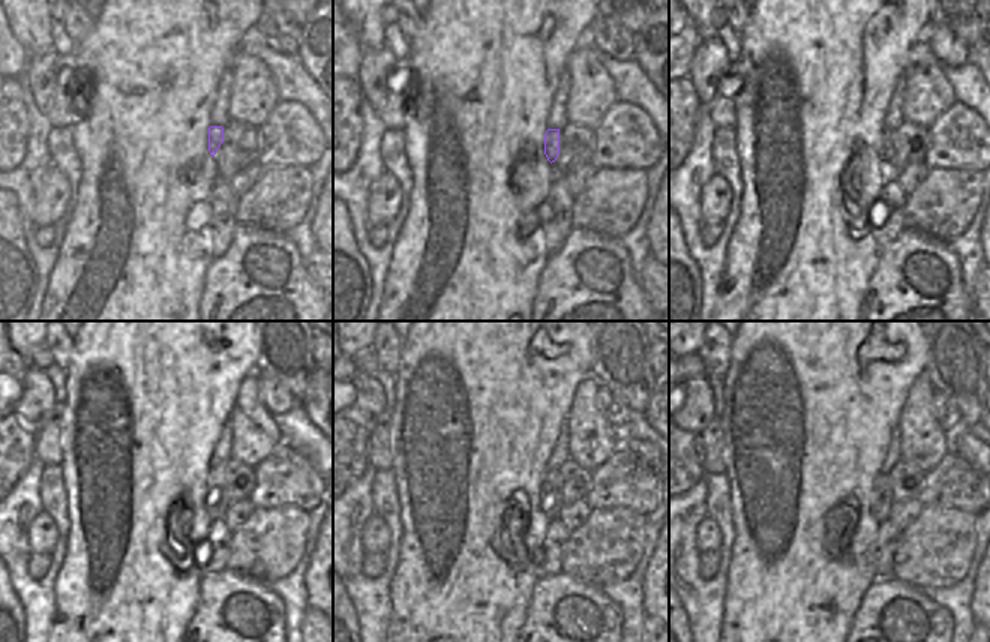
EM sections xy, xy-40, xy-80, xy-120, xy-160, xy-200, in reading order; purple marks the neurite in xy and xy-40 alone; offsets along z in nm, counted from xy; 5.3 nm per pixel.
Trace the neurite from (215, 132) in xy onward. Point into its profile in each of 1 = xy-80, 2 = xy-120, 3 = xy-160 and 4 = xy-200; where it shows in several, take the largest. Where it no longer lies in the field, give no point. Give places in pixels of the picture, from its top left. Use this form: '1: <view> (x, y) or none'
1: xy-80 (888, 138)
2: xy-120 (213, 486)
3: xy-160 (551, 500)
4: xy-200 (882, 500)

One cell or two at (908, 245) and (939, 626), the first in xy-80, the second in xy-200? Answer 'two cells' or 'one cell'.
one cell

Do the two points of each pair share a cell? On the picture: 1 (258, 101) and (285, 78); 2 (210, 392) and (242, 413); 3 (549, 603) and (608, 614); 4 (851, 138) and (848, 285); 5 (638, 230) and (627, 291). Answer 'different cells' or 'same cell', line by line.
1: different cells
2: different cells
3: same cell
4: same cell
5: different cells

